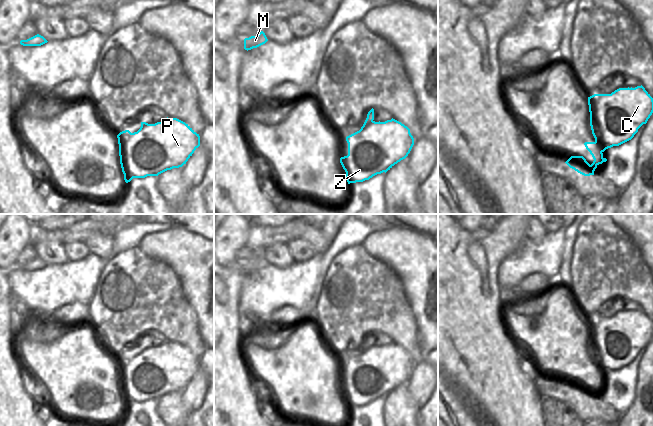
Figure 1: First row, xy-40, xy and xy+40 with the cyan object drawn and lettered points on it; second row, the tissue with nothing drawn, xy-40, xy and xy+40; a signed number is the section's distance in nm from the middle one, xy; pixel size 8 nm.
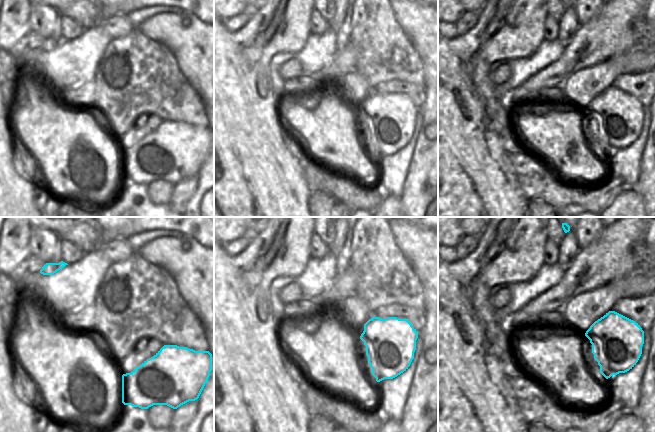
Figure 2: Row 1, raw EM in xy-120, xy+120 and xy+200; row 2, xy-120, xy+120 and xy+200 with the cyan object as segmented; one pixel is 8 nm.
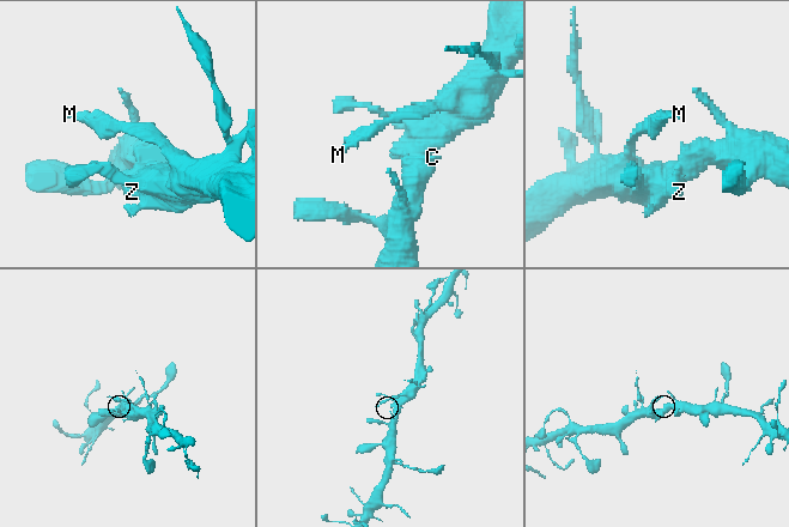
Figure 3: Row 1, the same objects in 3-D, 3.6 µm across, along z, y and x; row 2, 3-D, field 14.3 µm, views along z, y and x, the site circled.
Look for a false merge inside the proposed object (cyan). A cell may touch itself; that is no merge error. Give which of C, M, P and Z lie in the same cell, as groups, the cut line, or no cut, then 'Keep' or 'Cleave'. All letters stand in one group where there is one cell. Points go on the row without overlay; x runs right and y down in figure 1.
Groups: C M P Z. No split. Keep.

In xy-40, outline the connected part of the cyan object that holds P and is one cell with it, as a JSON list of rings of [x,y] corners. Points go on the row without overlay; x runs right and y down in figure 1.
[[[168,341],[155,348],[141,346],[137,356],[125,354],[120,356],[117,362],[120,388],[126,407],[133,402],[158,400],[167,394],[182,391],[200,370],[199,358],[188,348],[177,342]]]

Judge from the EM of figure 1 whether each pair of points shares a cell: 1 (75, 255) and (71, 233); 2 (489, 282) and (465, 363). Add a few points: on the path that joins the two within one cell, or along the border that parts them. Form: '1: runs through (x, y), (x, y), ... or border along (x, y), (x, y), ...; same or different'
1: border along (83, 241), (69, 241), (64, 244); different
2: runs through (469, 302), (465, 306), (465, 343); same

